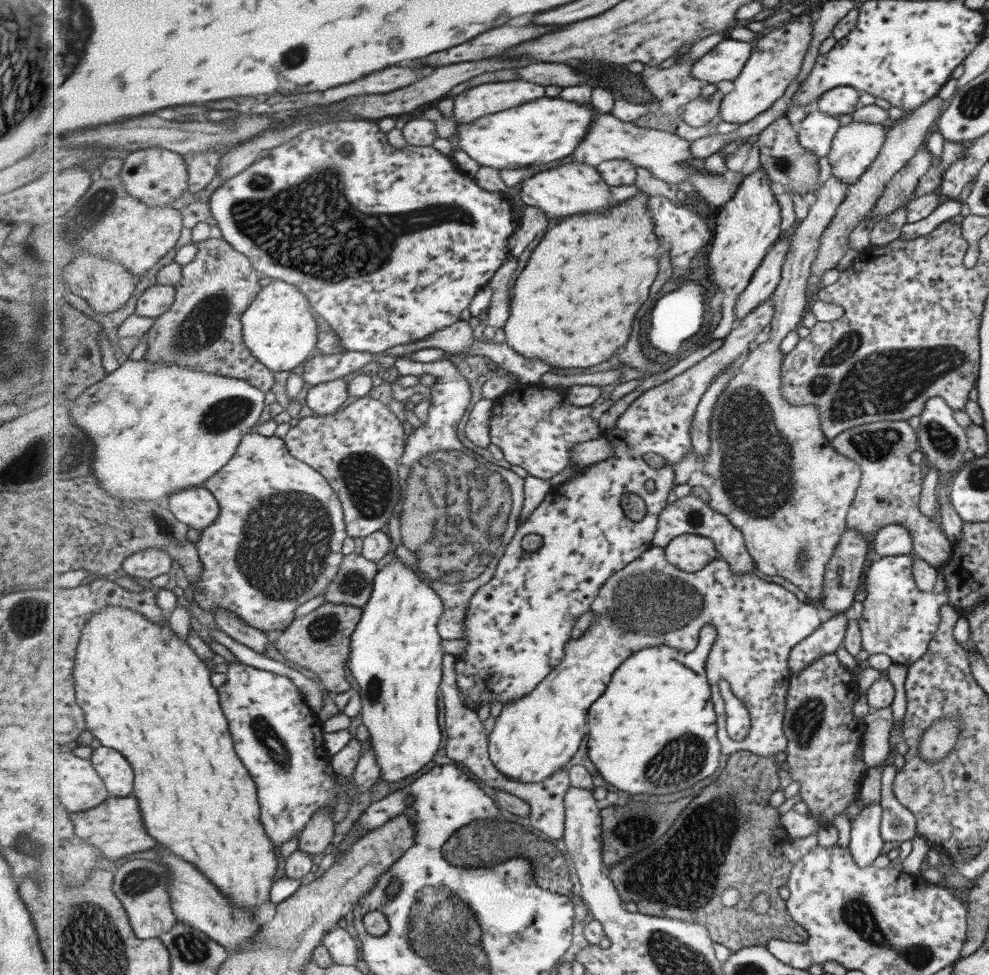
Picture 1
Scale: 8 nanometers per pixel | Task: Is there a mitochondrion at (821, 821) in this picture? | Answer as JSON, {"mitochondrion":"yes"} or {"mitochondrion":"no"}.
{"mitochondrion":"no"}

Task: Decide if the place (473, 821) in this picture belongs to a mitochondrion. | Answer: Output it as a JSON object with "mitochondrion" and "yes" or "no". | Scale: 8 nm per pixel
{"mitochondrion":"yes"}

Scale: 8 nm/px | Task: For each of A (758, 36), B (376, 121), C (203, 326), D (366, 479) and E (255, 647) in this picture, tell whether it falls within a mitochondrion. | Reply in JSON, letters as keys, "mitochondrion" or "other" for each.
{"A":"other","B":"other","C":"mitochondrion","D":"mitochondrion","E":"other"}

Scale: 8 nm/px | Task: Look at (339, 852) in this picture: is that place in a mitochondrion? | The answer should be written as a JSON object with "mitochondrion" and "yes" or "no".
{"mitochondrion":"no"}

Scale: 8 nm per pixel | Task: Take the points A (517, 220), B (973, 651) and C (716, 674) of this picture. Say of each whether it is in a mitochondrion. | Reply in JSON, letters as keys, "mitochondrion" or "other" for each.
{"A":"other","B":"other","C":"other"}

